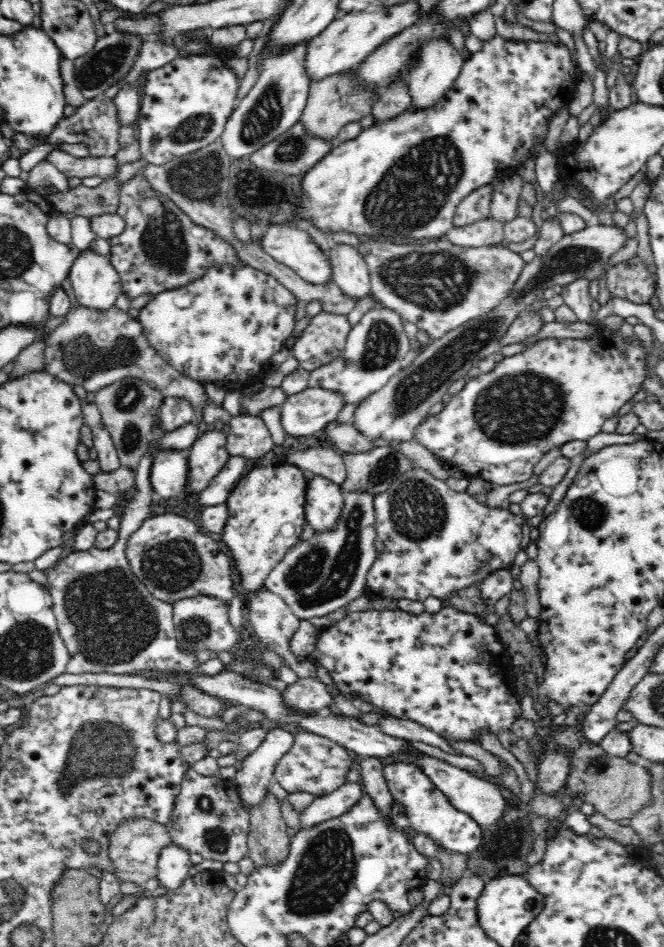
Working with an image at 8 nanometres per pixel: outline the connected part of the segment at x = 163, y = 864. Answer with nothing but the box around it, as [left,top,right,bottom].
[157,844,192,890]

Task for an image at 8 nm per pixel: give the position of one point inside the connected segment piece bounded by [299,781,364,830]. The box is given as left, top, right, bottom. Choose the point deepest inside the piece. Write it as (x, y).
(331, 806)

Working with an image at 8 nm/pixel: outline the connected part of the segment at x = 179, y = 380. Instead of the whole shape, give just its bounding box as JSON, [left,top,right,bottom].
[42,306,234,427]

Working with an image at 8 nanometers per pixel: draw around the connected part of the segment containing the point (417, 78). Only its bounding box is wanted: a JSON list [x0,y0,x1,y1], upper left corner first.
[408,39,464,109]

